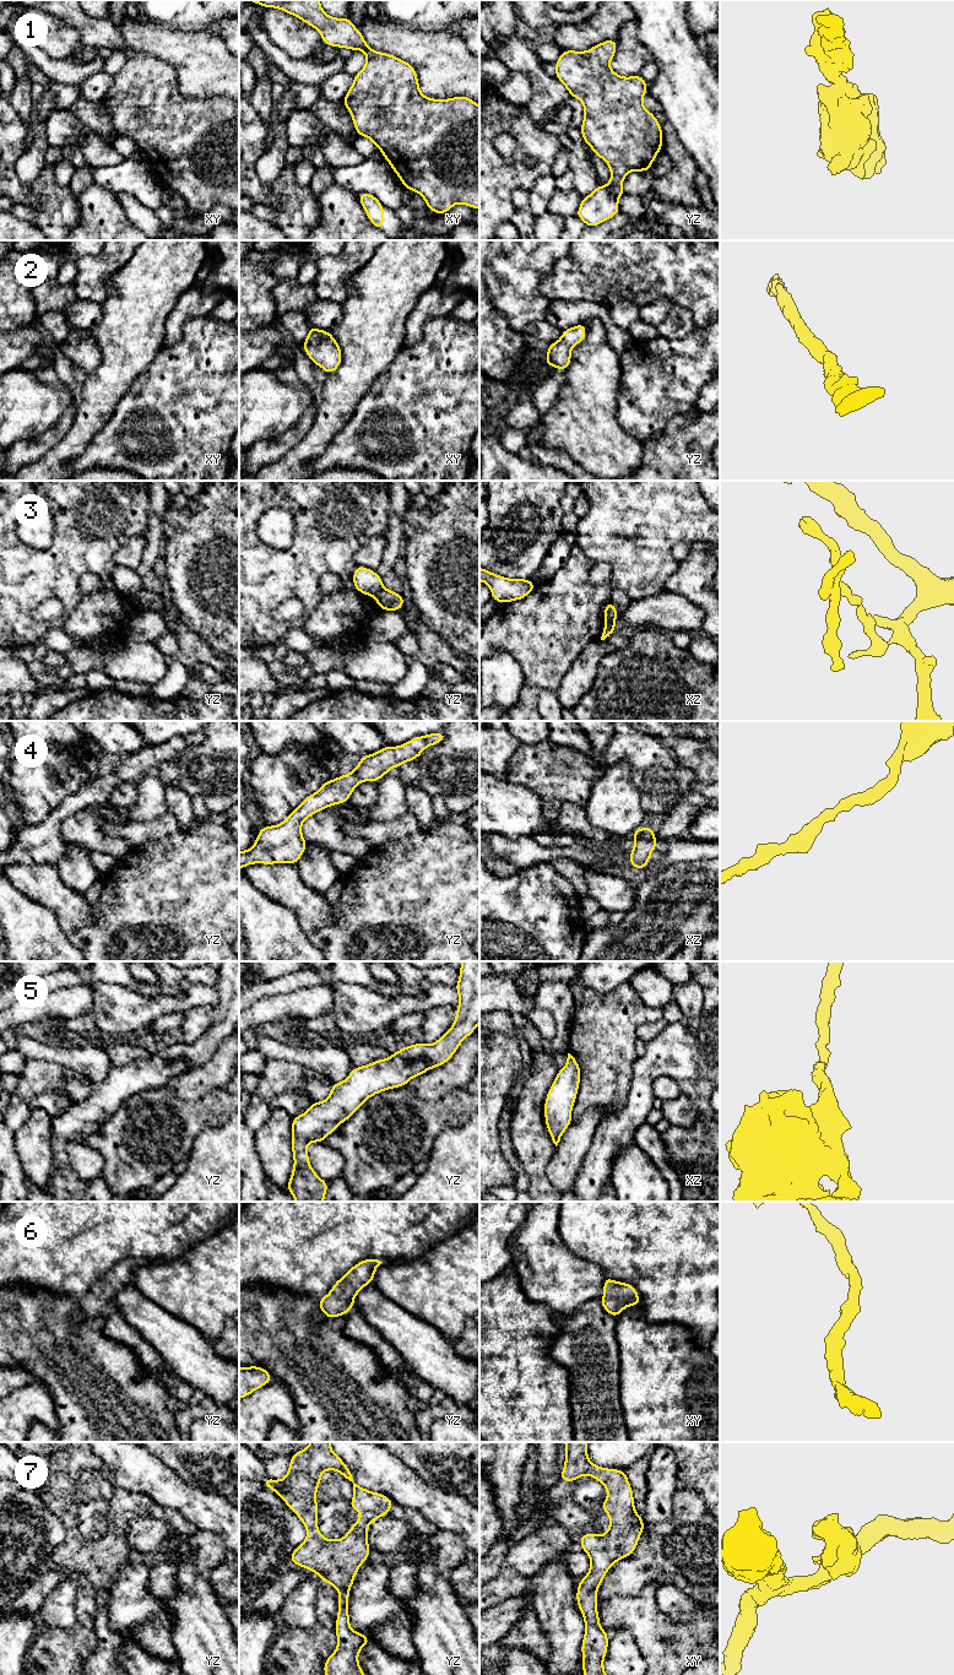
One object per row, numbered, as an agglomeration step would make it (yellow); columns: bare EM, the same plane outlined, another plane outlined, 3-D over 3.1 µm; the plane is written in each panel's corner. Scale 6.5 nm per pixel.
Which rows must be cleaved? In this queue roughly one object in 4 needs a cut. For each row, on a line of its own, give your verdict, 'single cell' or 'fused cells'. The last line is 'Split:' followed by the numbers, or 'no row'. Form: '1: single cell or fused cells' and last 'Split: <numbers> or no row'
1: single cell
2: single cell
3: fused cells
4: single cell
5: single cell
6: single cell
7: single cell
Split: 3

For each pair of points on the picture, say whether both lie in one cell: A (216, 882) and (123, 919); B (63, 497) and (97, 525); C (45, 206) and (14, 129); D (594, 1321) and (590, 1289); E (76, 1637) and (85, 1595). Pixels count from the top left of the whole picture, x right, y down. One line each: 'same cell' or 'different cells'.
A: same cell
B: same cell
C: same cell
D: different cells
E: same cell

